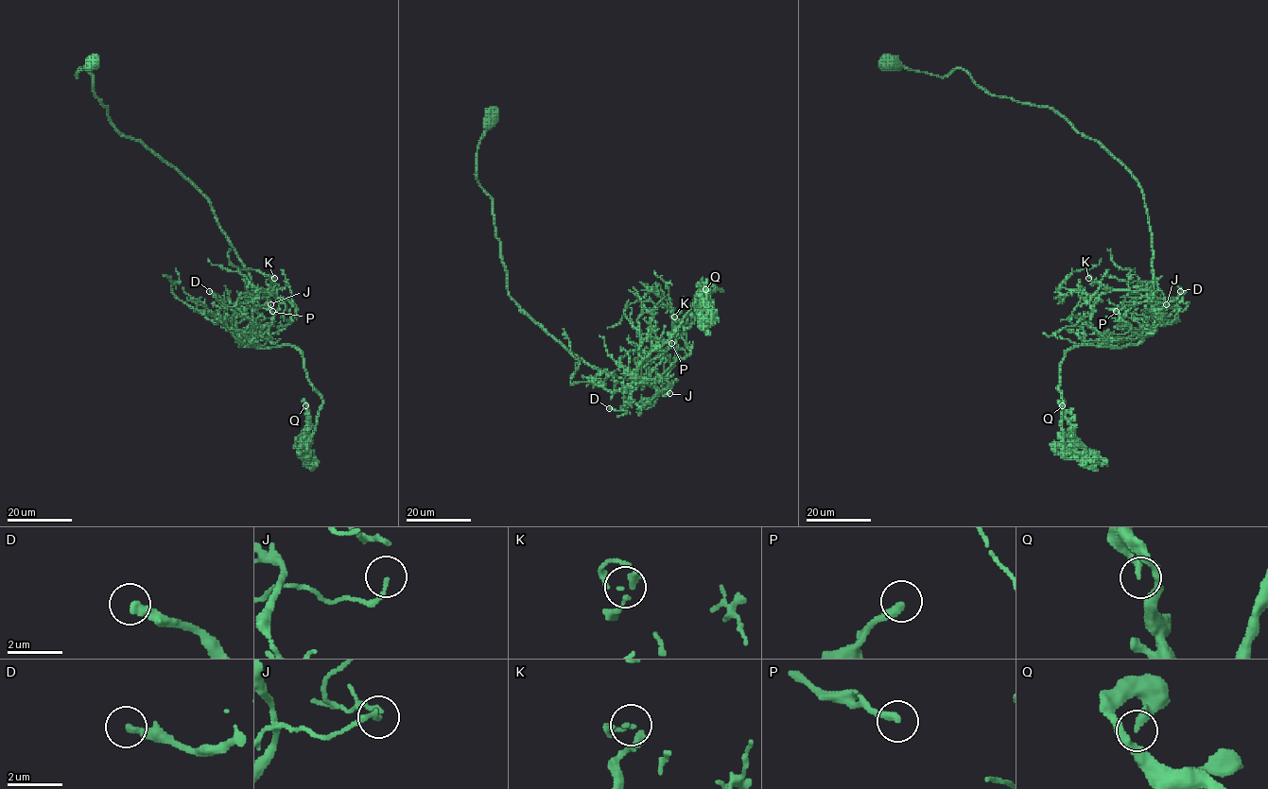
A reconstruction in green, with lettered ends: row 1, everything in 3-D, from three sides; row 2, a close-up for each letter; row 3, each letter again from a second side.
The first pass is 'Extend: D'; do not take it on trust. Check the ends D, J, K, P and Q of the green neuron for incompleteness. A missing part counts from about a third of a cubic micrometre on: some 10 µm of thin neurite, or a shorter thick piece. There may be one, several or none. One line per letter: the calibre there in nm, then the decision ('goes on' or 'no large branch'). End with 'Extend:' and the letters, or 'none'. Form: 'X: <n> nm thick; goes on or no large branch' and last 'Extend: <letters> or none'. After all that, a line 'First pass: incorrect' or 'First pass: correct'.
D: 300 nm thick; goes on
J: 100 nm thick; no large branch
K: 80 nm thick; no large branch
P: 280 nm thick; no large branch
Q: 280 nm thick; no large branch
Extend: D
First pass: correct

